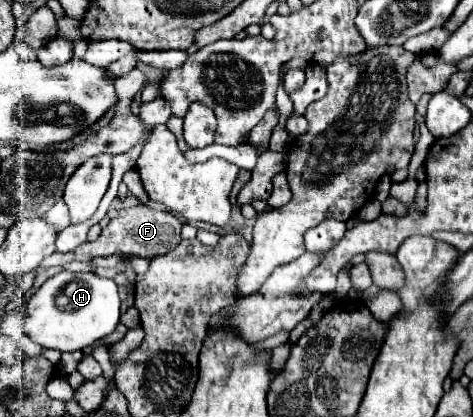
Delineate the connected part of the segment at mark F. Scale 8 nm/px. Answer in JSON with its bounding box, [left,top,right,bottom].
[42,205,183,267]

